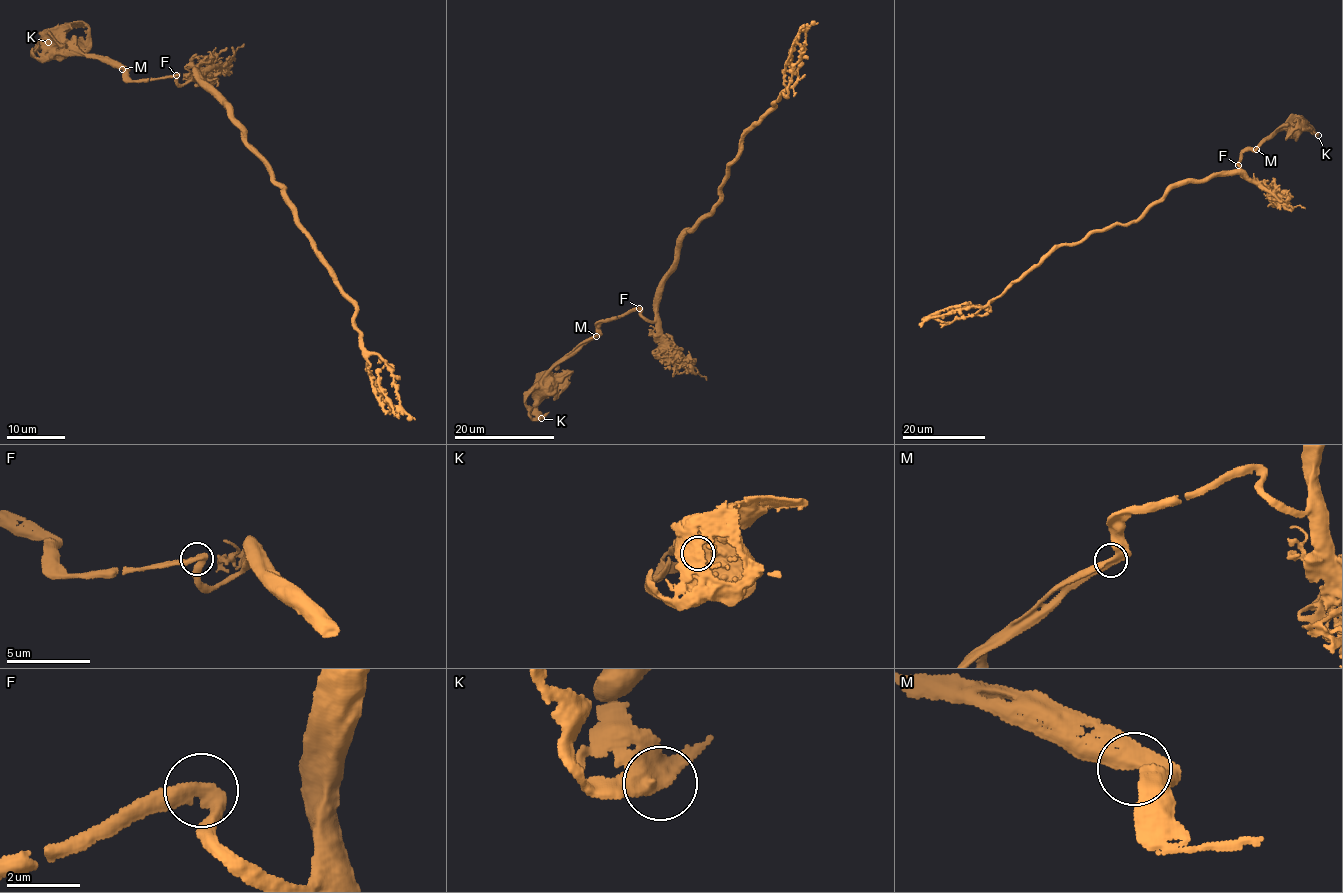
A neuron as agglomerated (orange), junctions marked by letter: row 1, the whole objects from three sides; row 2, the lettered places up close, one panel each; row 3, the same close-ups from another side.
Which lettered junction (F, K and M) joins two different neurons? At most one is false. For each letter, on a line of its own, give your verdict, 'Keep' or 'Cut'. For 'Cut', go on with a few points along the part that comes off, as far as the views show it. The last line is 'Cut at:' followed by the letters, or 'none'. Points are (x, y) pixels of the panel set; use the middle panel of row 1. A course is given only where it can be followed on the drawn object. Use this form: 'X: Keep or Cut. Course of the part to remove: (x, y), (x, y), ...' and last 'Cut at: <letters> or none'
F: Keep
K: Keep
M: Keep
Cut at: none

